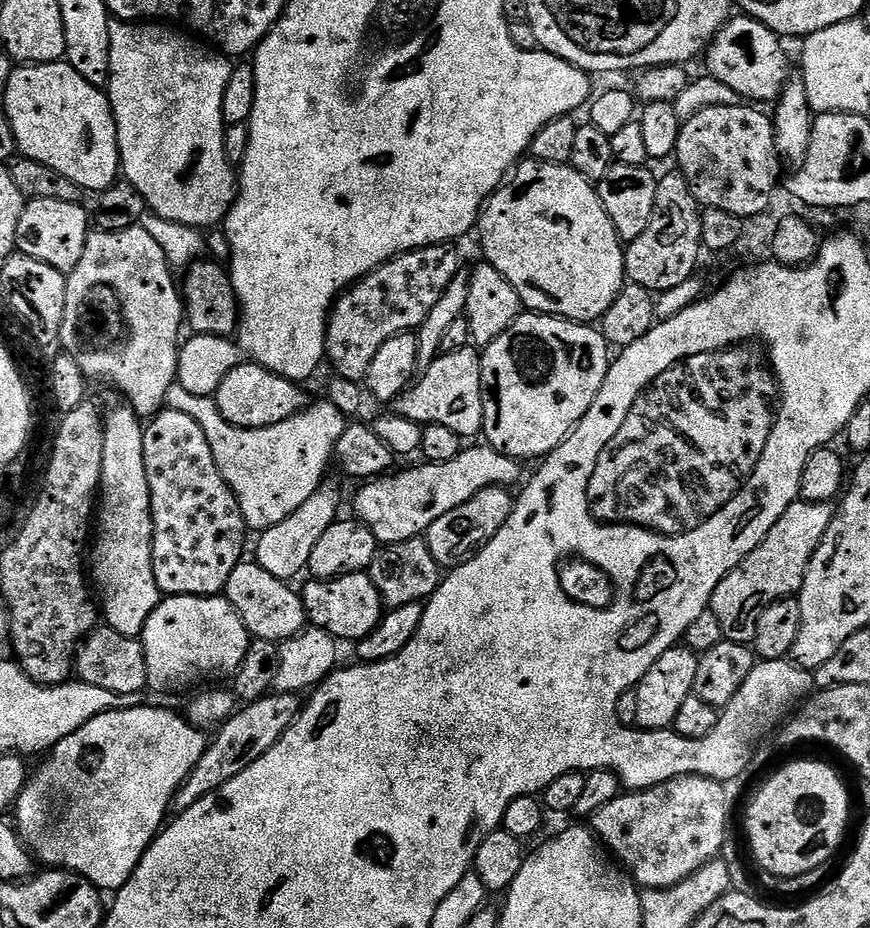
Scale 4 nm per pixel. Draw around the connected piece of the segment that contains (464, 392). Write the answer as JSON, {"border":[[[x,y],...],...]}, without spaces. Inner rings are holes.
{"border":[[[469,346],[446,352],[419,373],[418,379],[394,402],[394,412],[421,426],[437,424],[454,430],[461,438],[481,435],[484,427],[482,382],[480,381],[481,353]]]}

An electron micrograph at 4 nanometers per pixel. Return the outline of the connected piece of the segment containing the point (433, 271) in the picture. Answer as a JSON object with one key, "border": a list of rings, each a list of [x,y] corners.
{"border":[[[431,244],[403,252],[340,293],[328,316],[324,347],[327,363],[332,363],[337,377],[363,381],[374,354],[389,338],[418,330],[426,322],[426,314],[434,310],[446,286],[462,271],[460,256],[452,248],[448,244]]]}

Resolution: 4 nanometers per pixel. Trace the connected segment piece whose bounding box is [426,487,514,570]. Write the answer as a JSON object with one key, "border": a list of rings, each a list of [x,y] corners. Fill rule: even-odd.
{"border":[[[507,487],[478,490],[478,494],[470,498],[470,502],[462,502],[462,506],[450,510],[450,514],[442,514],[438,522],[429,526],[426,539],[430,546],[430,554],[434,554],[441,569],[457,568],[471,556],[476,555],[480,549],[485,548],[490,538],[494,538],[494,534],[498,534],[498,530],[506,526],[506,518],[510,518],[514,503],[513,493],[508,492],[511,491]]]}

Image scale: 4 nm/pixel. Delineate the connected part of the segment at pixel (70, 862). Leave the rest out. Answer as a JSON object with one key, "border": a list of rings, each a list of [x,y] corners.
{"border":[[[141,706],[135,708],[111,709],[108,712],[98,714],[90,721],[86,722],[80,730],[75,730],[69,737],[62,738],[54,748],[43,758],[44,765],[40,769],[33,771],[28,777],[28,784],[22,790],[22,794],[16,800],[14,813],[14,827],[20,833],[20,839],[24,841],[29,852],[37,861],[40,860],[52,870],[63,870],[66,872],[77,872],[84,876],[95,888],[99,888],[108,894],[119,892],[122,886],[134,874],[142,854],[146,854],[152,841],[160,835],[170,816],[172,799],[176,797],[176,791],[183,786],[186,778],[198,766],[198,758],[202,758],[204,751],[208,749],[209,737],[201,729],[195,728],[183,715],[175,716],[168,708],[148,708]]]}

